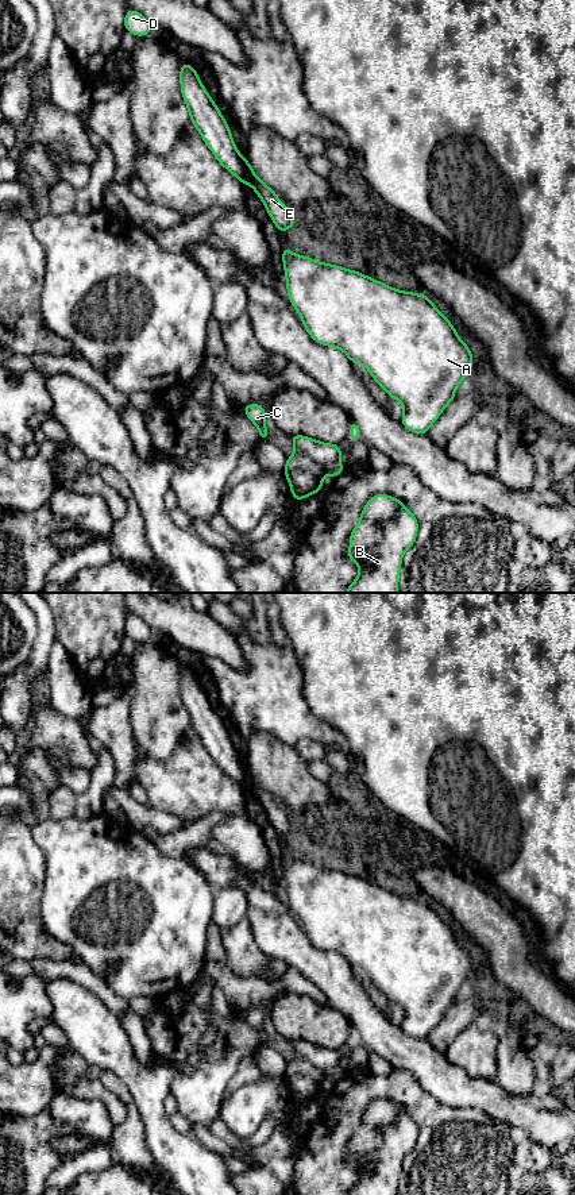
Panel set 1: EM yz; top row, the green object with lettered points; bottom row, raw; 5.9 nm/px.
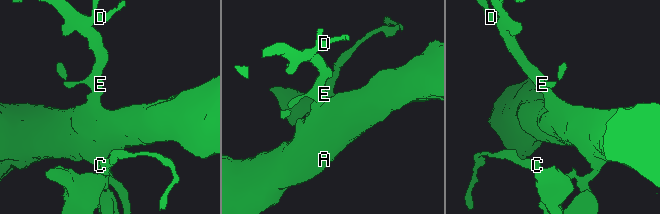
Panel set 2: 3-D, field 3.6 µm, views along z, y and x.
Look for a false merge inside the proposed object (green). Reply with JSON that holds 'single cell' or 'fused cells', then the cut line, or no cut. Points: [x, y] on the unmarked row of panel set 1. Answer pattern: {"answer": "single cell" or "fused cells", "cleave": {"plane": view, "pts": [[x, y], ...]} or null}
{"answer": "fused cells", "cleave": {"plane": "yz", "pts": [[296, 1055], [307, 1057], [324, 1076]]}}

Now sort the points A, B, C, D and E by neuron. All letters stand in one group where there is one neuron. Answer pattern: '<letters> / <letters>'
A C D E / B

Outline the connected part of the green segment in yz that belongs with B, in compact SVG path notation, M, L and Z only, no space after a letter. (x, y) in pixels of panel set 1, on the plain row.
M387 1099L373 1100L350 1140L347 1164L359 1171L360 1179L347 1195L398 1195L402 1159L414 1149L417 1137L417 1123L400 1105Z

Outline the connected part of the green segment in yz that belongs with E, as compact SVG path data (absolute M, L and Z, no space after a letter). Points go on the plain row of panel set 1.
M181 668L180 685L190 726L220 770L229 775L243 790L246 787L251 790L279 837L296 832L297 828L292 824L290 813L283 810L277 798L255 780L250 766L246 766L238 756L227 726L190 668Z

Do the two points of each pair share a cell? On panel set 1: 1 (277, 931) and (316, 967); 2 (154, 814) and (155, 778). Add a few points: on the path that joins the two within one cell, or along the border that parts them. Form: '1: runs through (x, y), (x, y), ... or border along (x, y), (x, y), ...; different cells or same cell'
1: runs through (286, 940), (307, 958); same cell
2: border along (149, 805), (180, 816), (184, 820); different cells

